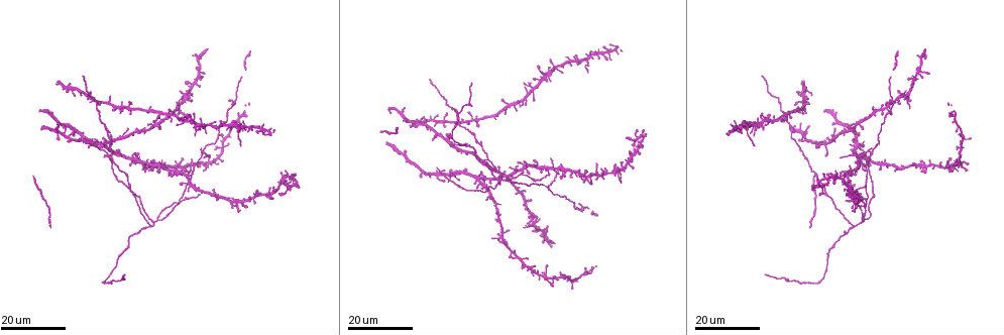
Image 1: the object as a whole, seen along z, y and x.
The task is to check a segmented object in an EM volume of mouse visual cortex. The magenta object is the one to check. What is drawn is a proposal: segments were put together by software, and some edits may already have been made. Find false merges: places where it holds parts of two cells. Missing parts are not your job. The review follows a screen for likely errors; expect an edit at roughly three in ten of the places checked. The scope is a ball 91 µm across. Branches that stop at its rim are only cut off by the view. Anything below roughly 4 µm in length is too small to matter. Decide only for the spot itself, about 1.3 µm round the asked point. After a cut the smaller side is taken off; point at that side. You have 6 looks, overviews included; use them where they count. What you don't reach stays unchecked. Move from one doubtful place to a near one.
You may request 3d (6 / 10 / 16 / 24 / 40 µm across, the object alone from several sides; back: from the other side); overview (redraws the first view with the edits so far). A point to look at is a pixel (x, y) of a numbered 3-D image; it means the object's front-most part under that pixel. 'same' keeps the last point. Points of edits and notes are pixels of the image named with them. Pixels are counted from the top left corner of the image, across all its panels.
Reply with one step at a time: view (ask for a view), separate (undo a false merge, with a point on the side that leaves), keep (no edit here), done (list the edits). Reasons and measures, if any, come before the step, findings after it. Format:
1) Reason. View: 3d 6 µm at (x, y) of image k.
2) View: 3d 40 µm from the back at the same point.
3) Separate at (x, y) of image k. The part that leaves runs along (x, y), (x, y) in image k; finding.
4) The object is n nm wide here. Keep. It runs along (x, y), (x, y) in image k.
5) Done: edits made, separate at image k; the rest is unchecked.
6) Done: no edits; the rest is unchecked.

Branch point. View: 3d 16 µm at (504, 179) of image 1.

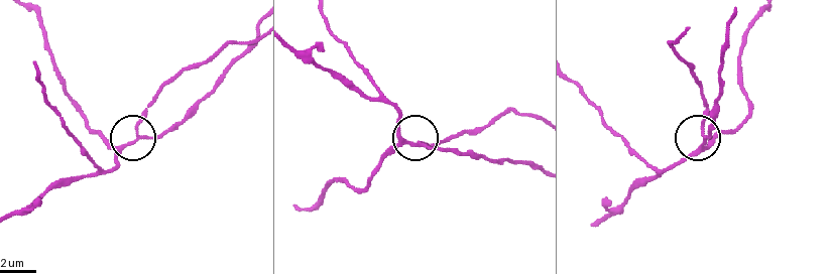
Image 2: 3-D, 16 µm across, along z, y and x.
View: 3d 10 µm at (704, 136) of image 2.

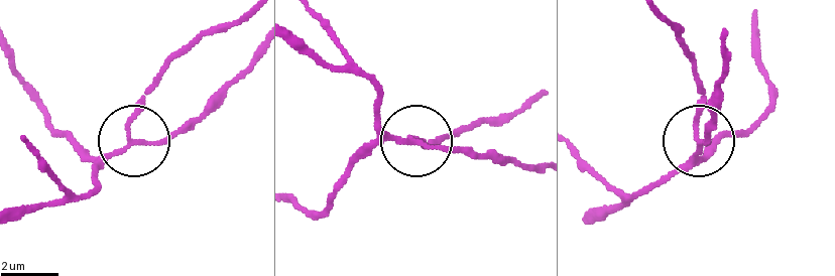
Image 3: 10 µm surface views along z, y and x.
Separate at (142, 100) of image 3. The part that leaves runs along (126, 135), (141, 95), (177, 58), (242, 19) in image 3; two cells meet here.

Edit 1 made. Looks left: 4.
A fork. View: 3d 24 µm at (870, 151) of image 1.

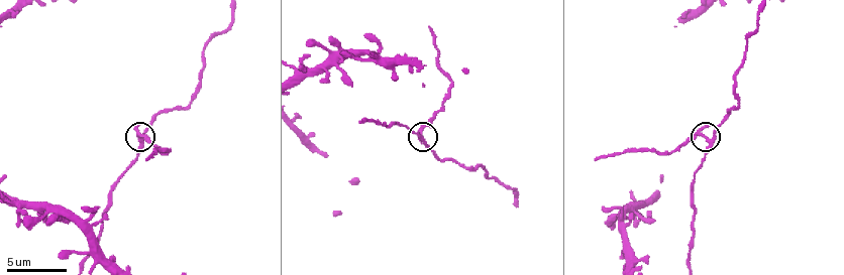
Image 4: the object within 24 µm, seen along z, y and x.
View: 3d 10 µm at (140, 141) of image 4.

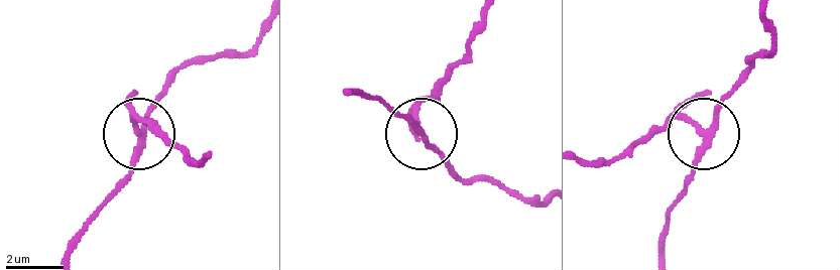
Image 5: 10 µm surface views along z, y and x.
3 arms meet here. Separate at (130, 93) of image 5. The part that leaves runs along (143, 134), (138, 120), (192, 160), (201, 156) in image 5; two cells meet here.

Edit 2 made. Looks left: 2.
Done: edits made, separate at image 3, separate at image 5; the rest is unchecked.

